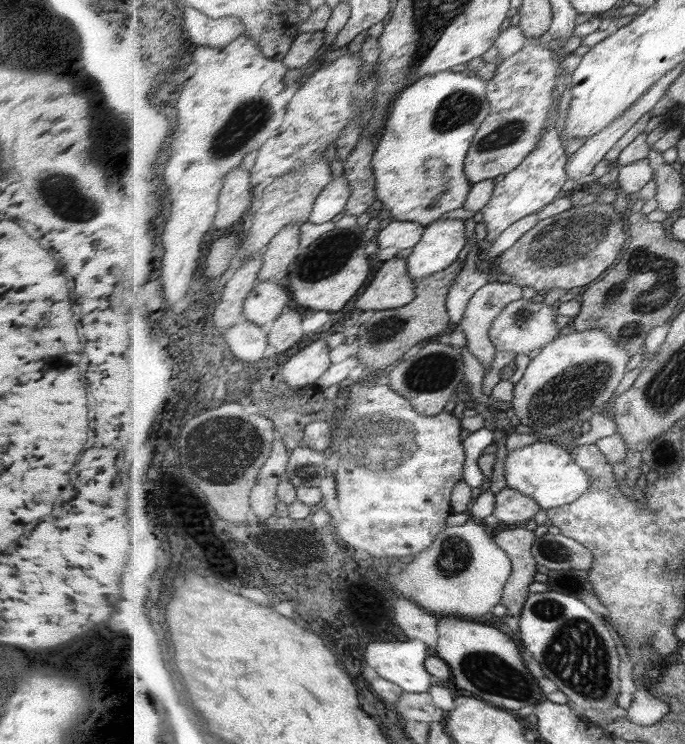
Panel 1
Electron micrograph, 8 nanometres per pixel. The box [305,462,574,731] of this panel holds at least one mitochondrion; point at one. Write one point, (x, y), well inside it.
(492, 675)

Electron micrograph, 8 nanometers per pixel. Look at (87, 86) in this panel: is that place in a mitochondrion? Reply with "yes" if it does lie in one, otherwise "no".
no

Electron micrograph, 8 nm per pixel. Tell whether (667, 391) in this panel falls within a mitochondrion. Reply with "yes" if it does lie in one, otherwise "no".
yes

